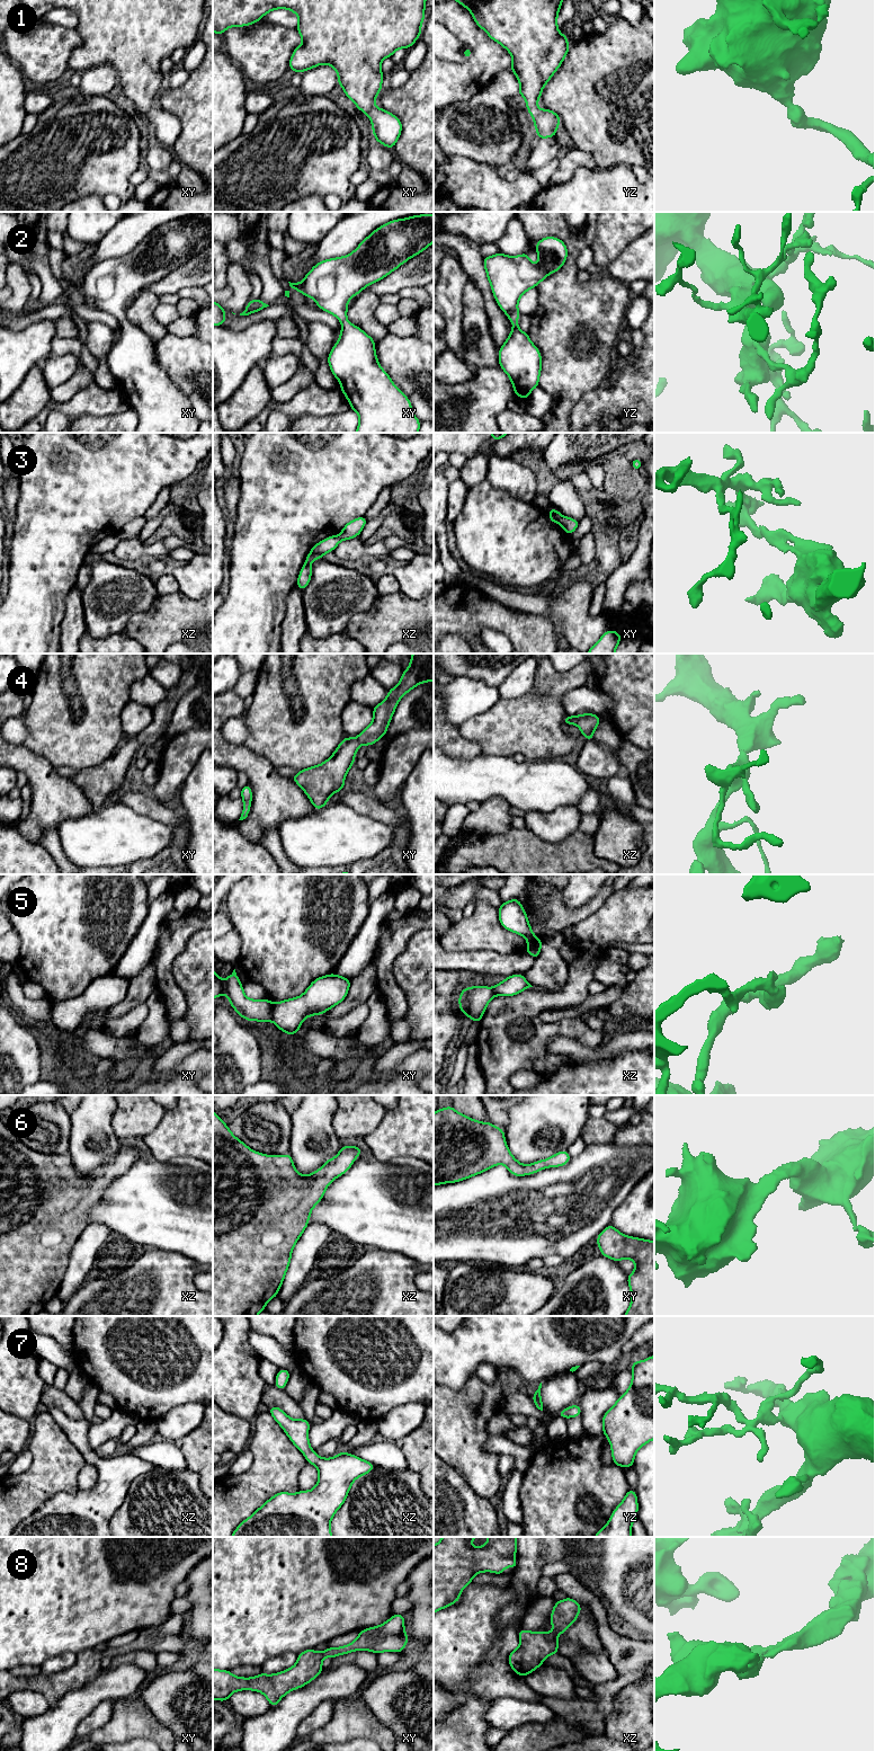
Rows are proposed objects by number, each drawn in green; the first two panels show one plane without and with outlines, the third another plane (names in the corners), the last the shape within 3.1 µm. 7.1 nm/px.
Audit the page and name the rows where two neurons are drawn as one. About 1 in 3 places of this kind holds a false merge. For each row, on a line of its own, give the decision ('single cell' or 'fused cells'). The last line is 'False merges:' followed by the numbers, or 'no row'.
1: single cell
2: single cell
3: fused cells
4: single cell
5: fused cells
6: single cell
7: single cell
8: single cell
False merges: 3, 5

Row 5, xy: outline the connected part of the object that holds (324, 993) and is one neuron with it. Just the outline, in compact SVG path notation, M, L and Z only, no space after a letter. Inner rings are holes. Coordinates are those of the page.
M336 974L316 978L301 996L273 1004L274 1024L285 1034L296 1034L306 1017L323 1014L341 1003L350 983Z

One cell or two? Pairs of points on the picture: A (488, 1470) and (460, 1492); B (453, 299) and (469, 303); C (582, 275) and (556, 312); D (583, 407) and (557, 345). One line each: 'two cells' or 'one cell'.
A: two cells
B: two cells
C: two cells
D: two cells

